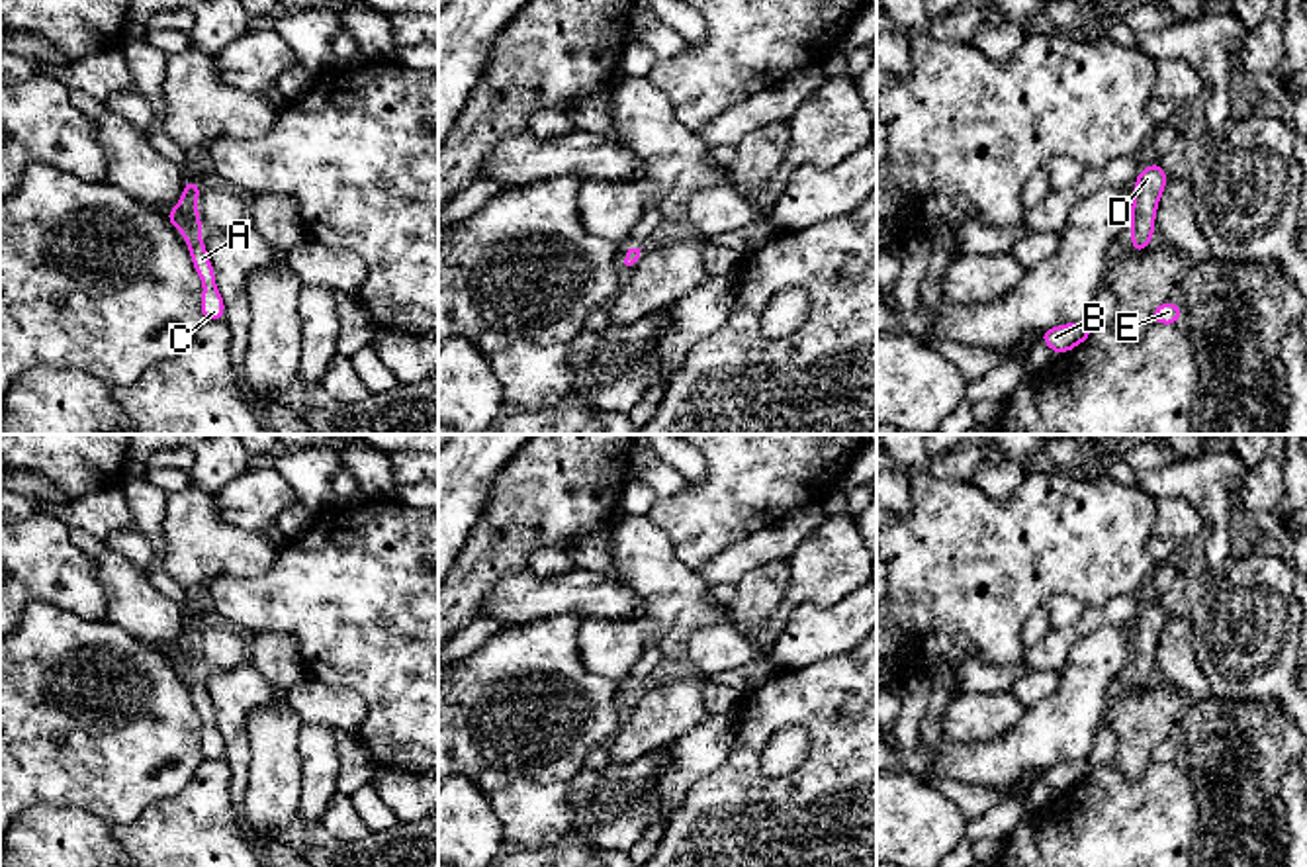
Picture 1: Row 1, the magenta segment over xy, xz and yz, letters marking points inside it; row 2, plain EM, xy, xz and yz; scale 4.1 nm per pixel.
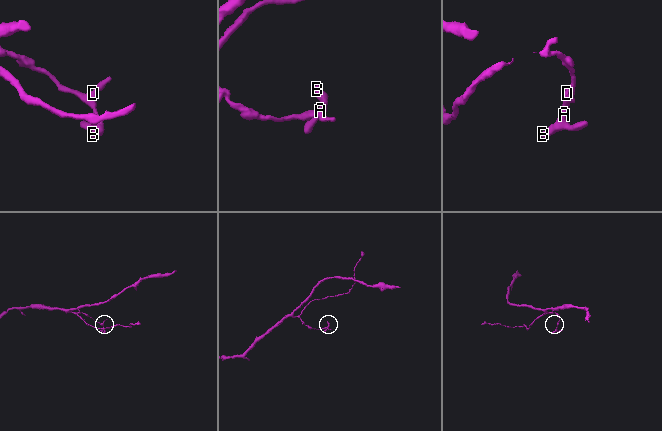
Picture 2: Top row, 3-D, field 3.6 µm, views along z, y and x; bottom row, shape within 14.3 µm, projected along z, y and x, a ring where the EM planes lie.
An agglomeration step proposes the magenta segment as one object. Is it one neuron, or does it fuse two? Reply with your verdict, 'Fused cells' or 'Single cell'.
Single cell

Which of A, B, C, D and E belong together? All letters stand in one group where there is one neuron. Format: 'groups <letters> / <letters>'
groups A B C D E

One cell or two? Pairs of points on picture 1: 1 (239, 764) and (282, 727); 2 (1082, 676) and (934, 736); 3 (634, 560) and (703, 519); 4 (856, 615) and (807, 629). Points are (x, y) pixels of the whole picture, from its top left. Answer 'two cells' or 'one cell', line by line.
1: two cells
2: two cells
3: two cells
4: one cell

